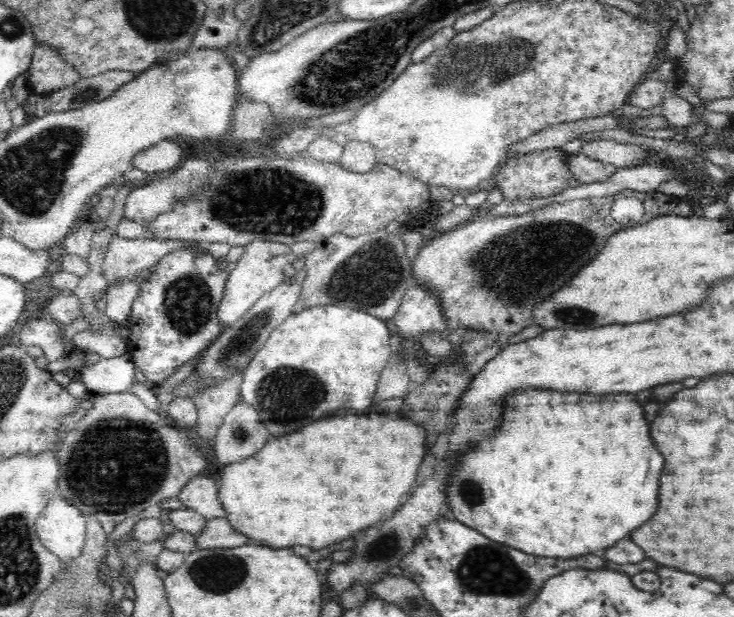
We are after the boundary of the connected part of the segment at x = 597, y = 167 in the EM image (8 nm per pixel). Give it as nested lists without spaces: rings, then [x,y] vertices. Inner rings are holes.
[[[580,151],[569,154],[568,165],[570,165],[570,171],[574,178],[583,184],[606,182],[617,171],[614,165],[594,160]]]

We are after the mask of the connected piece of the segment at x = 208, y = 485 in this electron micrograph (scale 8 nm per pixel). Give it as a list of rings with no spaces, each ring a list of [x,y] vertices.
[[[194,476],[182,487],[177,497],[183,508],[198,511],[207,520],[226,517],[218,497],[218,482],[212,478]]]

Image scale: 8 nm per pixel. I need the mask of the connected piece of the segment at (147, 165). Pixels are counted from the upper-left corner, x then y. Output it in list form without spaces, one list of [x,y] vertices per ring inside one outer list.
[[[168,139],[141,150],[134,156],[131,168],[138,168],[148,174],[165,174],[182,164],[182,148],[178,142]]]

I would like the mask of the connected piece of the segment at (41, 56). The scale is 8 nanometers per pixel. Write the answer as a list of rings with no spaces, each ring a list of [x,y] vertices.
[[[37,40],[34,42],[34,56],[28,72],[31,73],[29,89],[37,95],[62,90],[81,79],[79,72],[57,50],[39,44]]]

